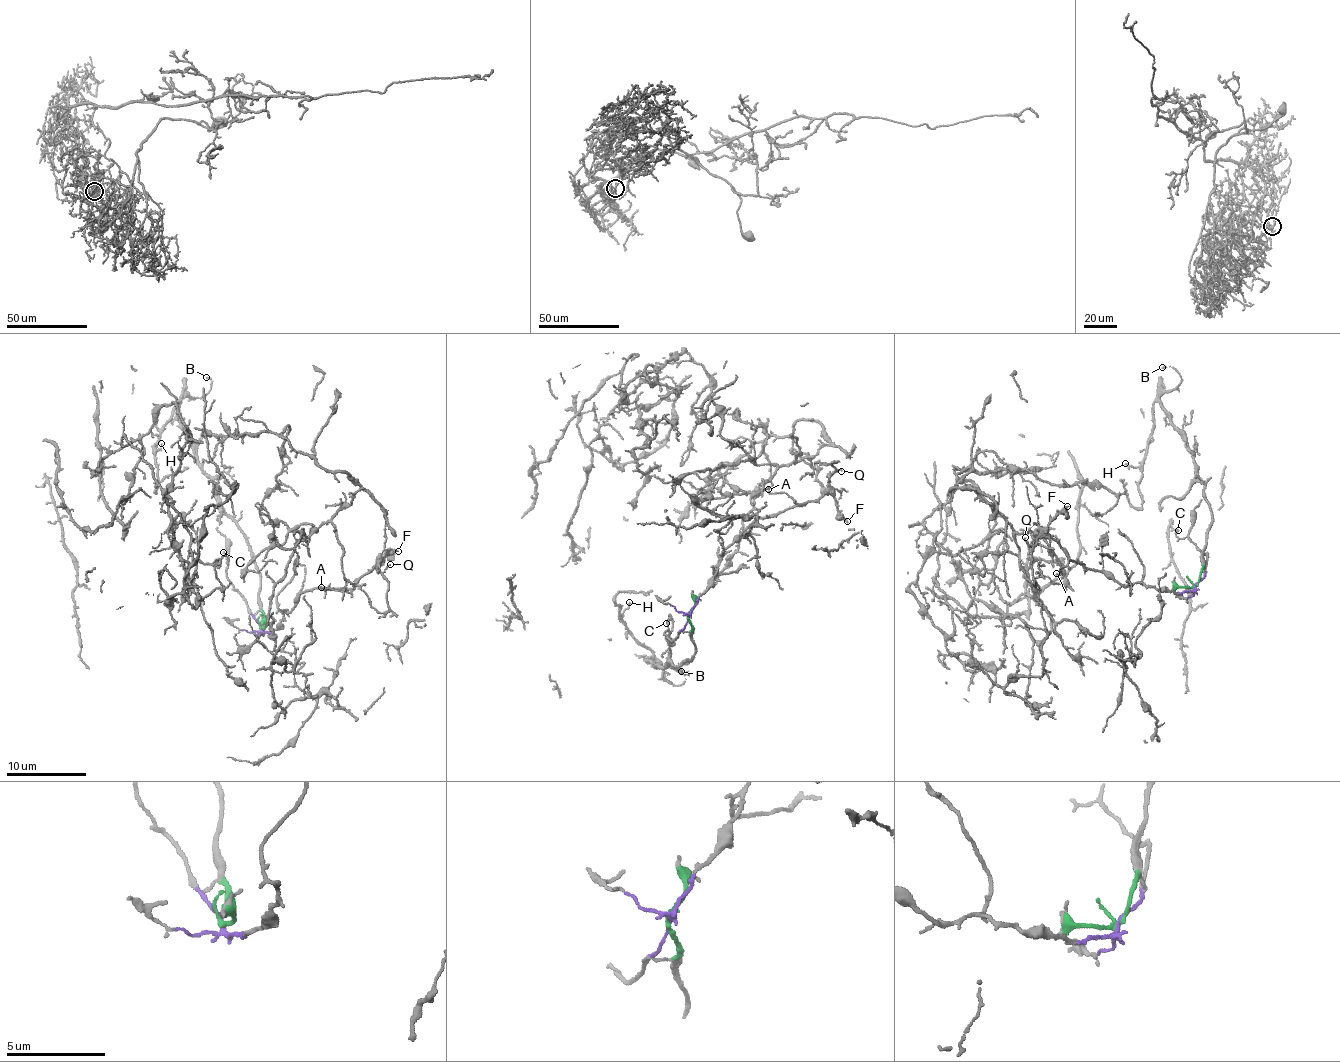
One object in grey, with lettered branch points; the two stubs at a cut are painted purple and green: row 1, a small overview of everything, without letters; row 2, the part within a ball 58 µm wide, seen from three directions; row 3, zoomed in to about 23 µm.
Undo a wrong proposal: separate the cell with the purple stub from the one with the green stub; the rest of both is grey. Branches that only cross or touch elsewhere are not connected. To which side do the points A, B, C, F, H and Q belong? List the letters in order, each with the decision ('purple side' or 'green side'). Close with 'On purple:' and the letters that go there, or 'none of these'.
A: purple side
B: green side
C: purple side
F: purple side
H: green side
Q: purple side
On purple: A, C, F, Q

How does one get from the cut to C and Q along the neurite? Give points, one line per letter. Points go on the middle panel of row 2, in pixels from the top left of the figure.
C: (688, 616), (678, 636), (671, 640), (664, 634), (667, 624)
Q: (688, 616), (708, 579), (716, 572), (726, 546), (755, 521), (817, 499), (831, 476), (842, 470)

